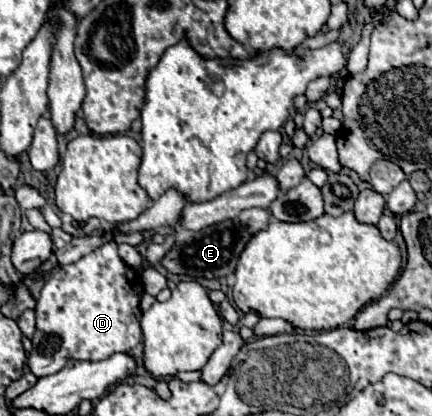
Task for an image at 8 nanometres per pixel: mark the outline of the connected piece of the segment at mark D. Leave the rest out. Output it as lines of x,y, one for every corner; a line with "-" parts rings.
116,242
104,244
94,252
86,254
74,264
60,266
46,280
40,298
36,302
36,334
32,338
32,352
28,356
28,368
38,376
56,374
66,366
68,360
106,360
116,352
130,352
142,340
140,330
140,296
144,292
140,274
130,268
116,250

